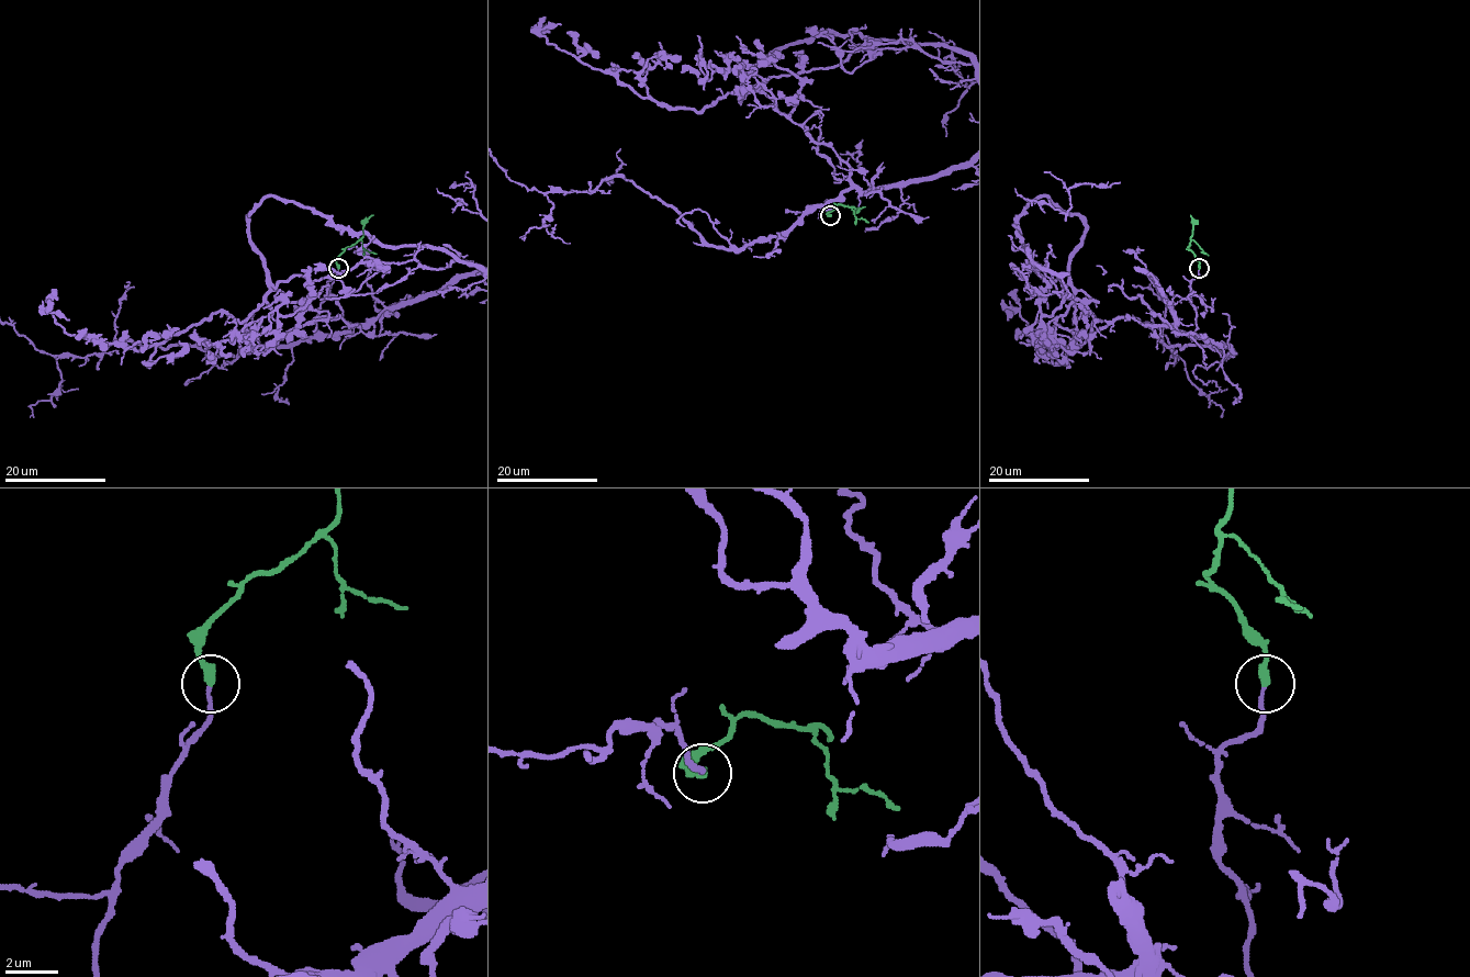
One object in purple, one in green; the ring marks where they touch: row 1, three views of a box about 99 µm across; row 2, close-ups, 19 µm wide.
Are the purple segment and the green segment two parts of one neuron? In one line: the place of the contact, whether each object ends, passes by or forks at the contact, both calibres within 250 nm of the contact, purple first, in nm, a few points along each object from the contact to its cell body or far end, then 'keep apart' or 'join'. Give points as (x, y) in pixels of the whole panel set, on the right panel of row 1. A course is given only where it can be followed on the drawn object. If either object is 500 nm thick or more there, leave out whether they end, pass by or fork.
place (1199, 268); purple ends; green ends; calibres 120 and 340 nm; course purple (1199, 269), (1190, 334), (1171, 325), (1147, 274), (1029, 274), (1045, 270), (1074, 293), (1162, 310); course green (1199, 268), (1198, 259), (1188, 248), (1193, 235), (1190, 214); join

